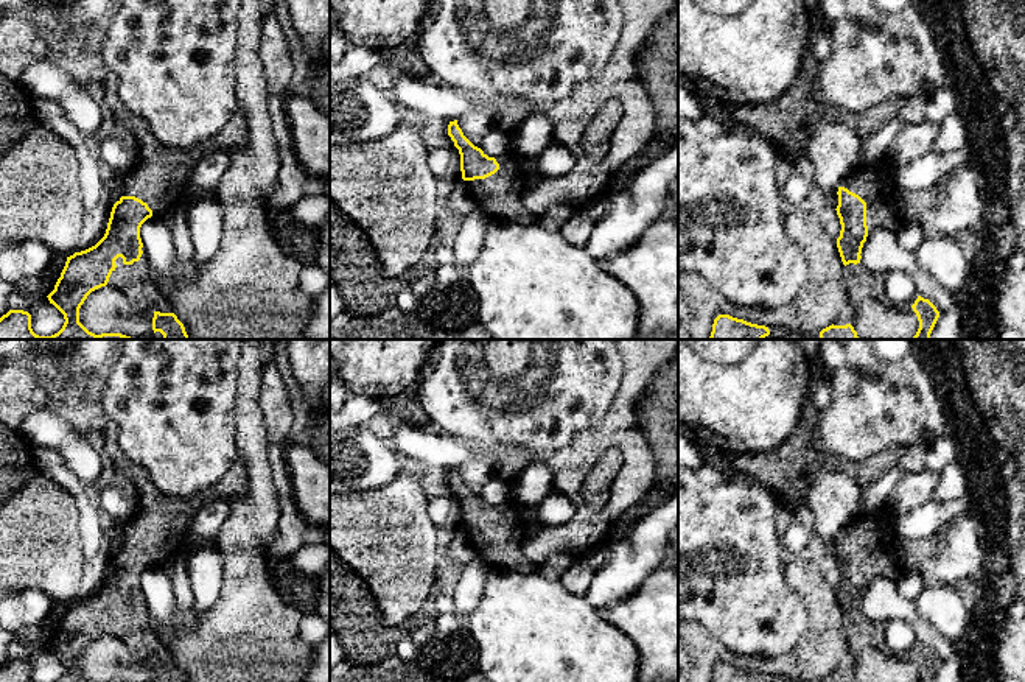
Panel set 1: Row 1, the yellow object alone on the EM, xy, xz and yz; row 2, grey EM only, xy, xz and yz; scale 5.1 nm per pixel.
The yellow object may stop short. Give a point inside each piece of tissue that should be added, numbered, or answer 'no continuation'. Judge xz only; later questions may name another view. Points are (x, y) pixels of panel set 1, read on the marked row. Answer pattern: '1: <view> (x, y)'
1: xz (500, 196)

